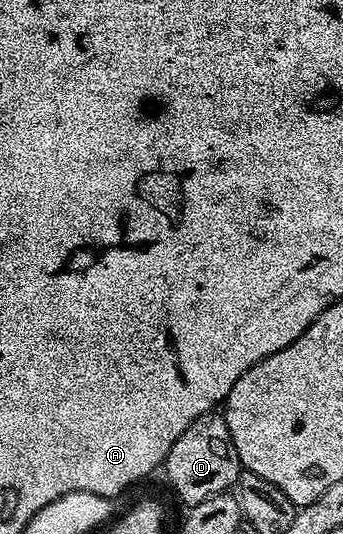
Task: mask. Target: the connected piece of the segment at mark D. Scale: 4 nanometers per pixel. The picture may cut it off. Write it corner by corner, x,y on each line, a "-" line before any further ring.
217,411
199,415
199,419
195,419
195,423
191,423
187,431
175,439
163,462
164,469
169,476
170,487
177,492
178,499
185,507
203,503
216,493
232,490
243,472
243,466
235,451
231,431
227,431
224,416

